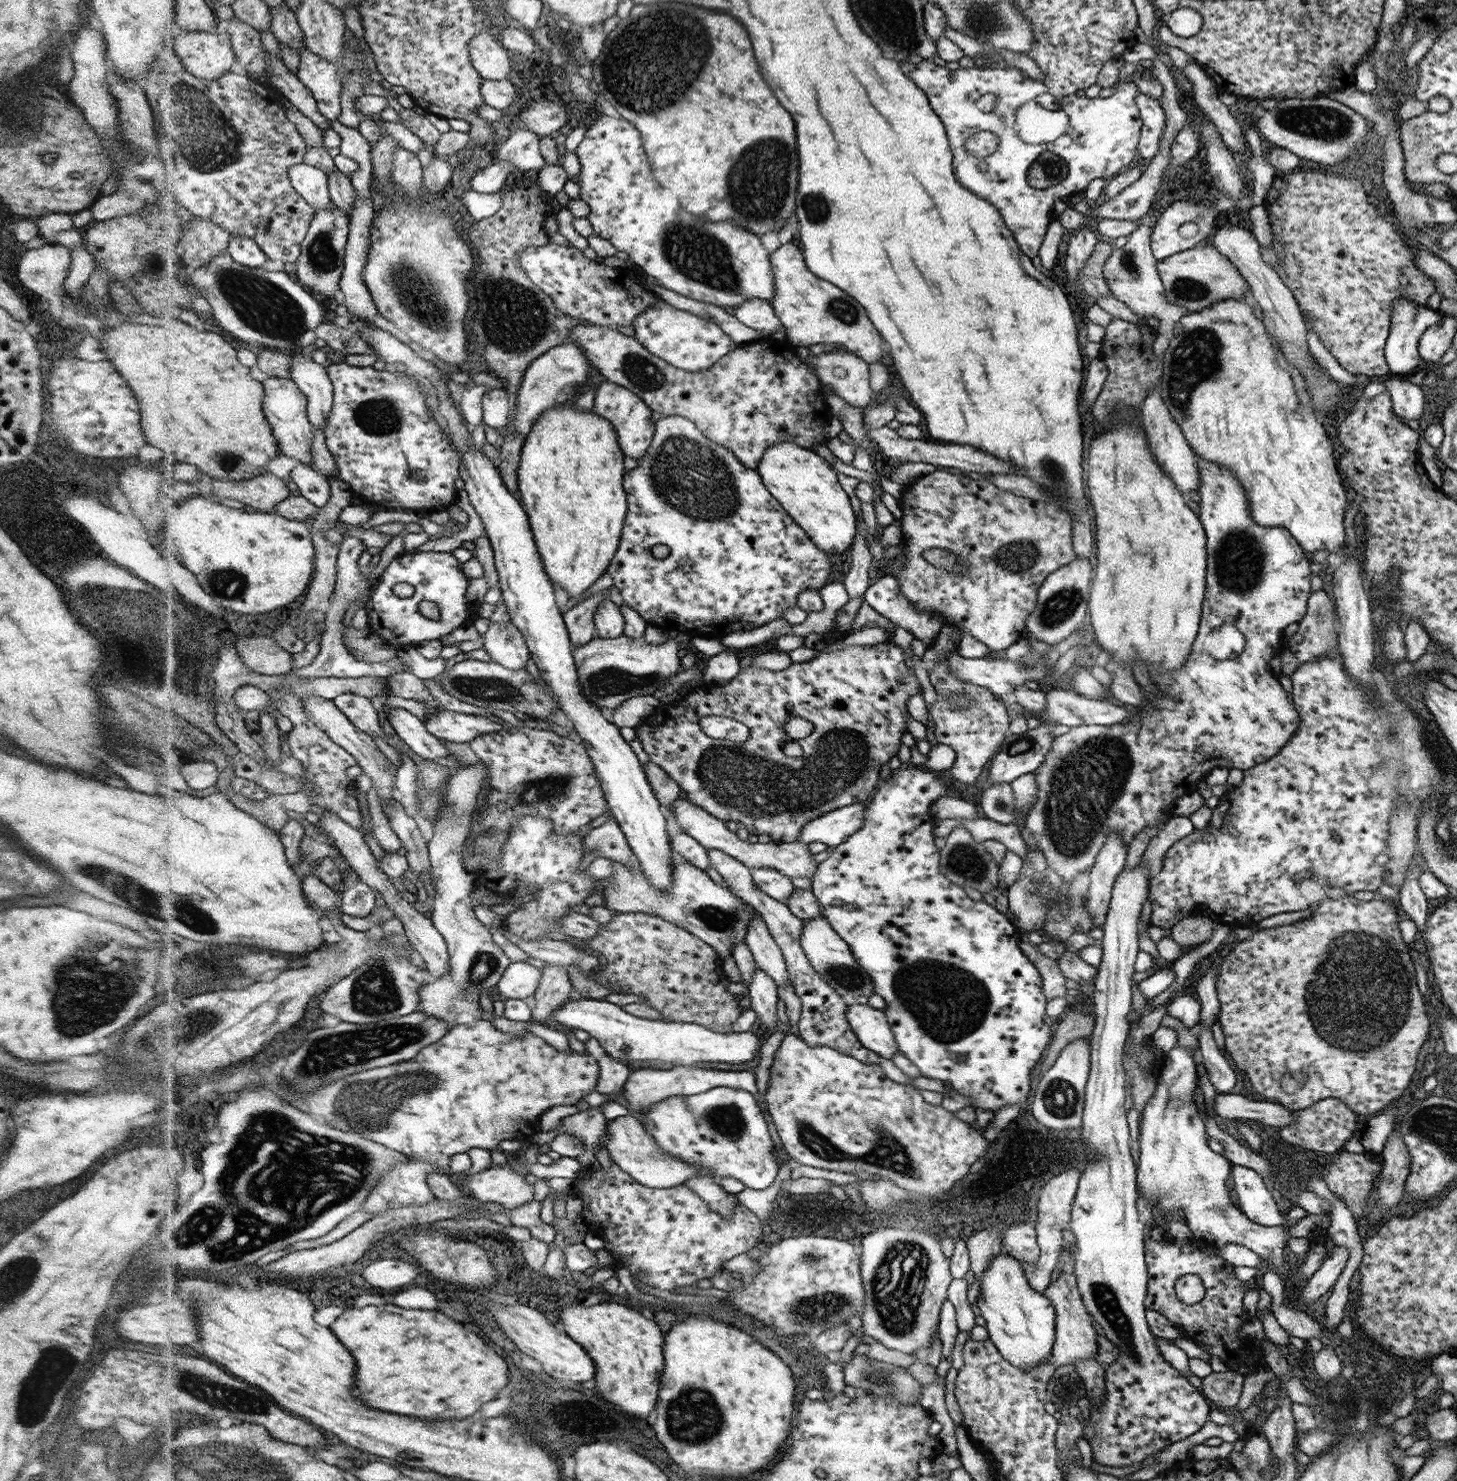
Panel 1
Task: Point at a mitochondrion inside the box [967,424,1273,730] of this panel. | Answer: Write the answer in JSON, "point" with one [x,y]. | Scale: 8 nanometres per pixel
{"point":[1240,556]}

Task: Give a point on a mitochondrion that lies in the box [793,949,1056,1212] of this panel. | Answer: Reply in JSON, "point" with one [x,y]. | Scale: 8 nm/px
{"point":[946,1003]}

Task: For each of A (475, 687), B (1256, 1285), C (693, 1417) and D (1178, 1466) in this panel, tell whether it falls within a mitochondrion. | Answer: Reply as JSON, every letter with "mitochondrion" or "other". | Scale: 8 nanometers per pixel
{"A":"mitochondrion","B":"other","C":"mitochondrion","D":"other"}

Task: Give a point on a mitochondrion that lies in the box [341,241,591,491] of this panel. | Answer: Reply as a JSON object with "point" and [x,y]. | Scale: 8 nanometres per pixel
{"point":[514,318]}

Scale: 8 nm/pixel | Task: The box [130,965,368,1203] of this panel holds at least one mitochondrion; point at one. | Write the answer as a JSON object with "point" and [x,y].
{"point":[202,1022]}

